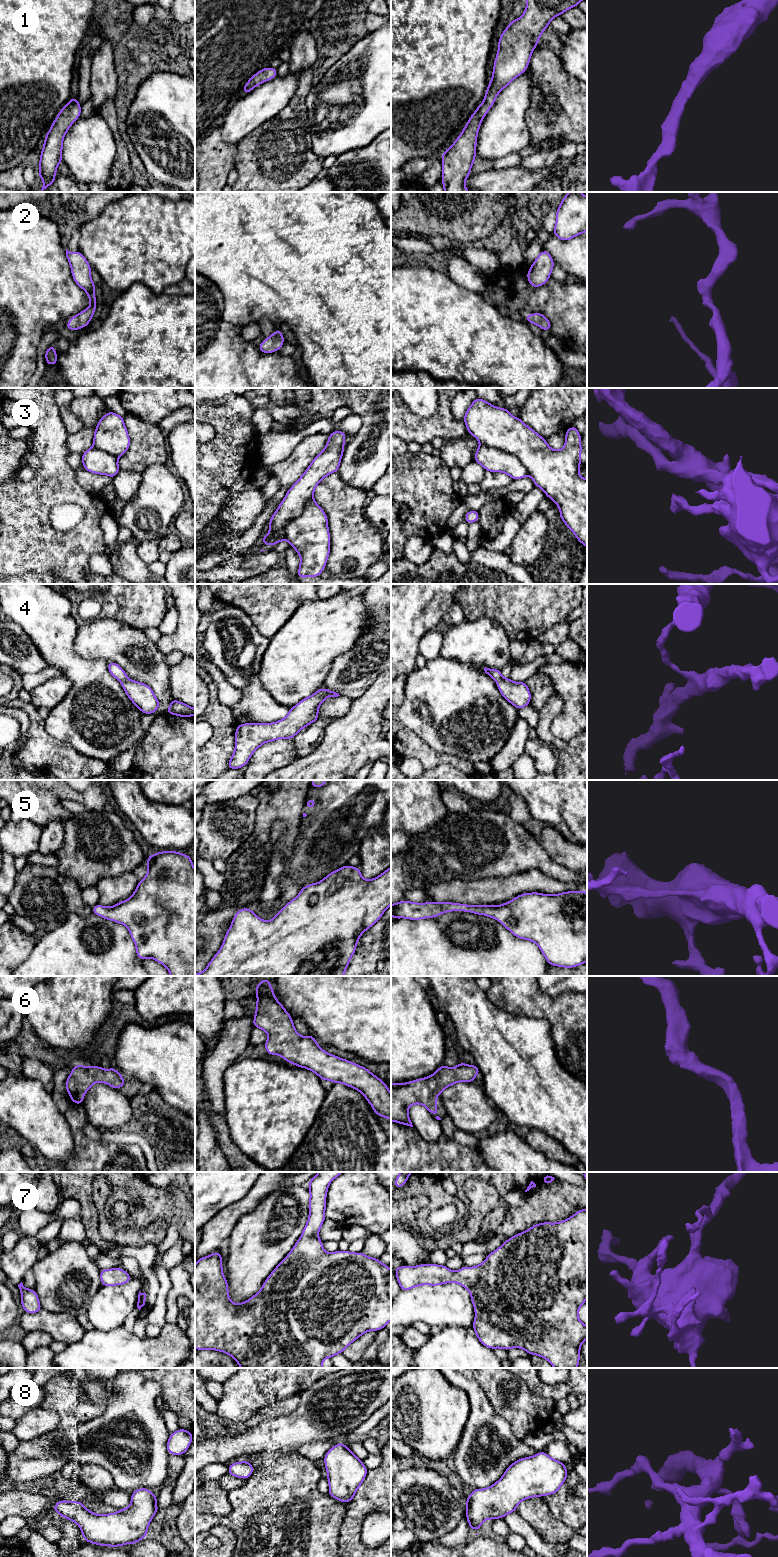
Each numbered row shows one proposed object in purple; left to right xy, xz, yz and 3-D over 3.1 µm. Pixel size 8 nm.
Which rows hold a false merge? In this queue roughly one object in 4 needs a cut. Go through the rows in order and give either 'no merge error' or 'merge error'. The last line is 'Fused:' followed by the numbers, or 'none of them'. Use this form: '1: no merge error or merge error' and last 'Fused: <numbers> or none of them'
1: no merge error
2: no merge error
3: no merge error
4: merge error
5: no merge error
6: no merge error
7: no merge error
8: no merge error
Fused: 4

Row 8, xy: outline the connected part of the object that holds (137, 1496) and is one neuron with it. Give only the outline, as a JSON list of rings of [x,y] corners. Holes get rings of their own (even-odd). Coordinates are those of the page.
[[[139,1488],[131,1494],[131,1505],[111,1514],[95,1514],[81,1501],[60,1500],[53,1510],[78,1524],[83,1540],[100,1546],[135,1544],[147,1536],[148,1526],[158,1512],[157,1496]]]

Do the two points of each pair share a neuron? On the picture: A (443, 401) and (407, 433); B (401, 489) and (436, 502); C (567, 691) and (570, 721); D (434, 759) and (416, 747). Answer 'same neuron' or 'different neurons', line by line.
A: same neuron
B: same neuron
C: same neuron
D: same neuron

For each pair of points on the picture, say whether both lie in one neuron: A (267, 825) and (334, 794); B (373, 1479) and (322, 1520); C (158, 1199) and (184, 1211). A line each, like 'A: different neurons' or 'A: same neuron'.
A: different neurons
B: different neurons
C: same neuron

